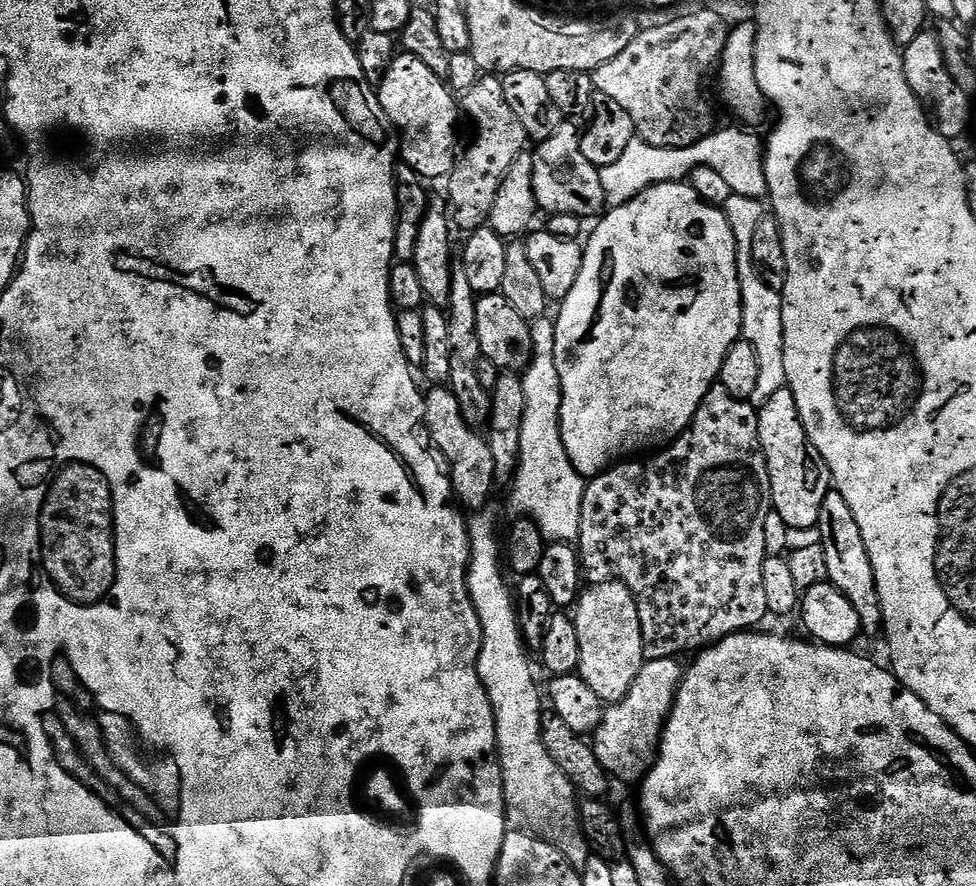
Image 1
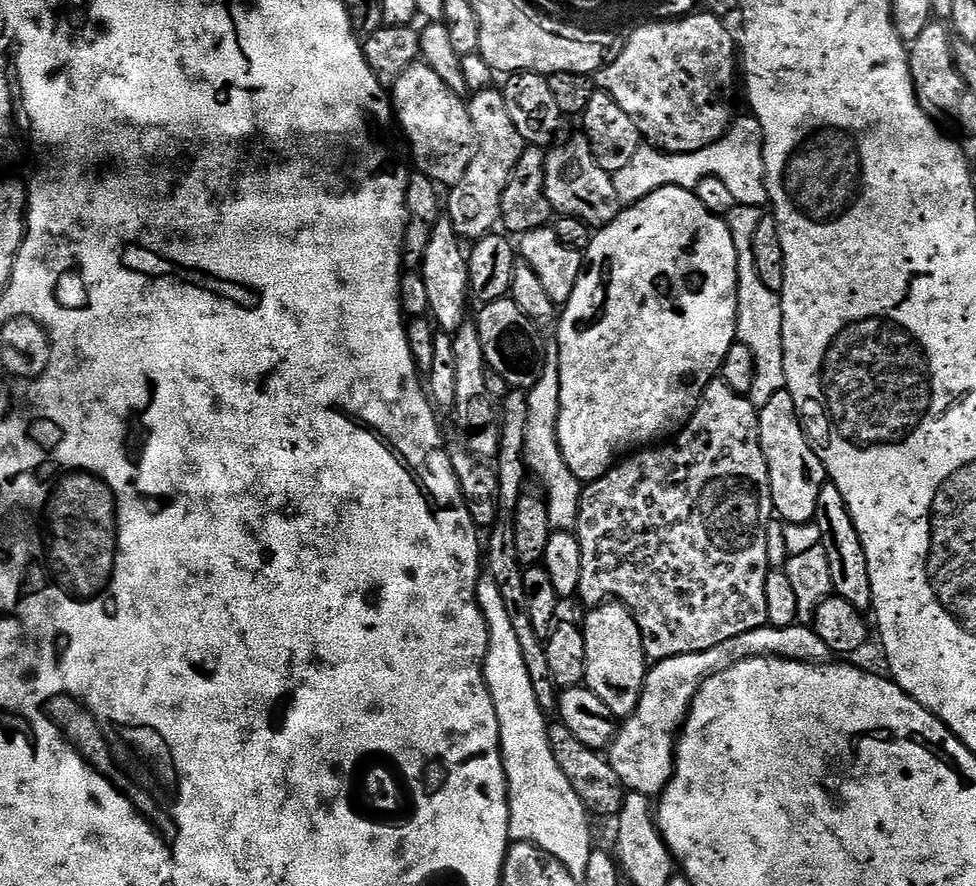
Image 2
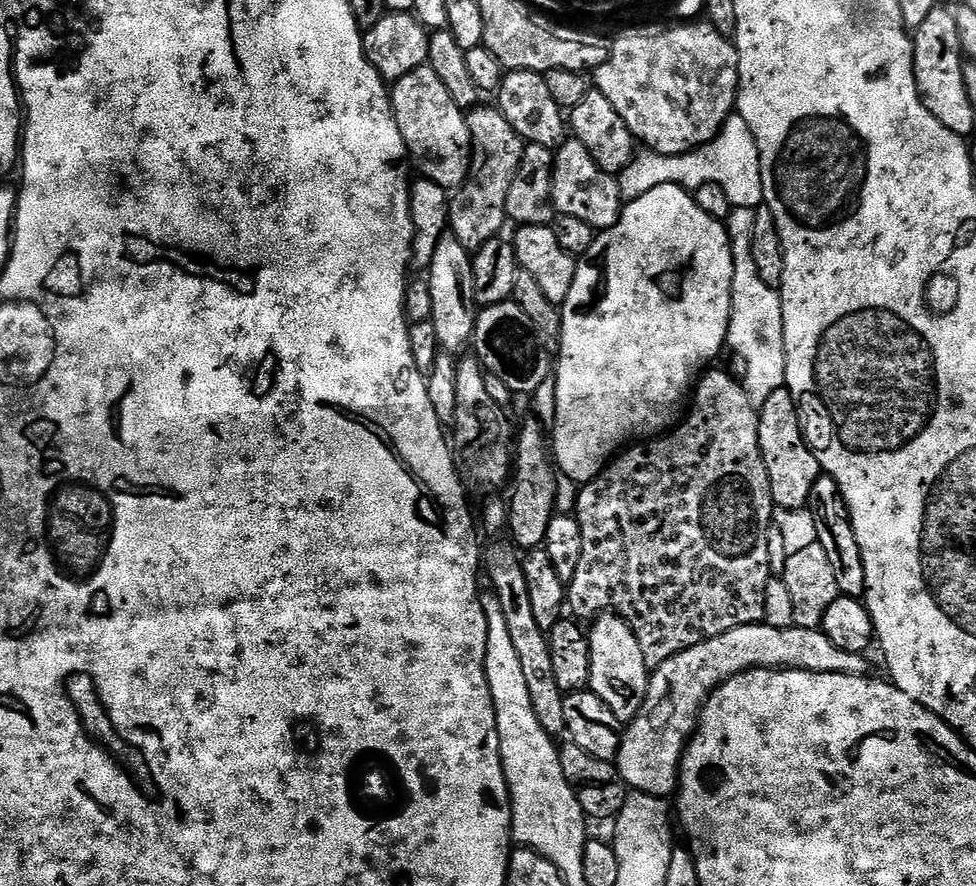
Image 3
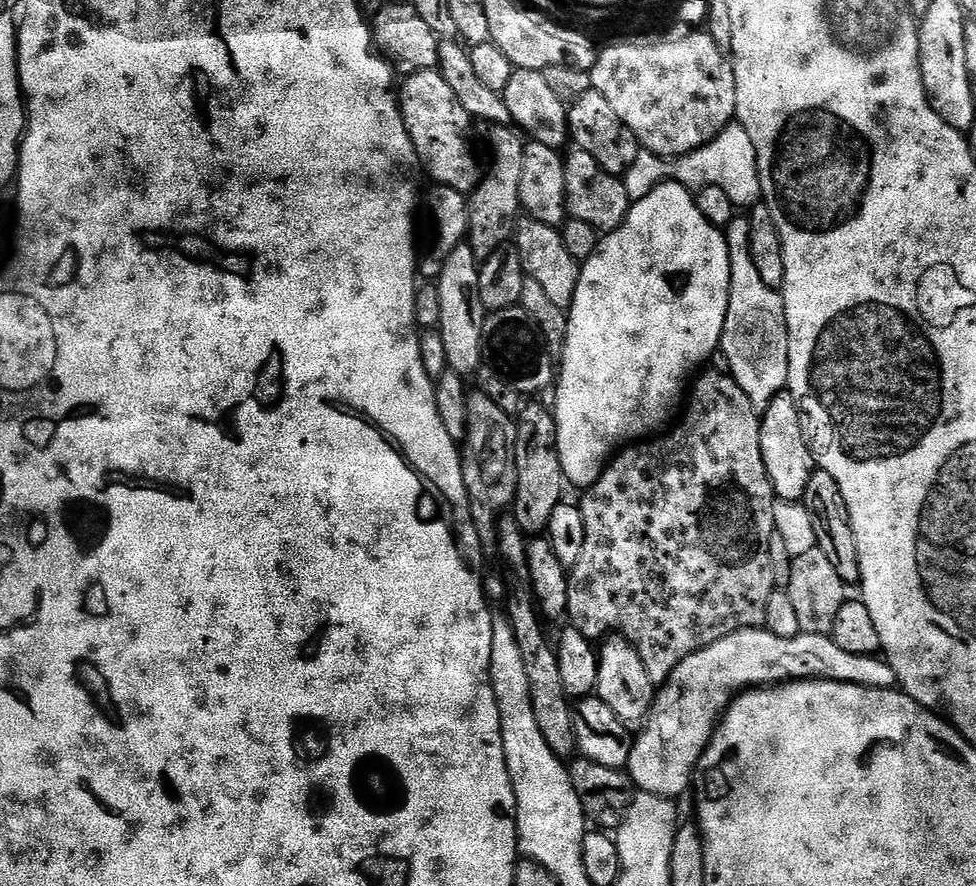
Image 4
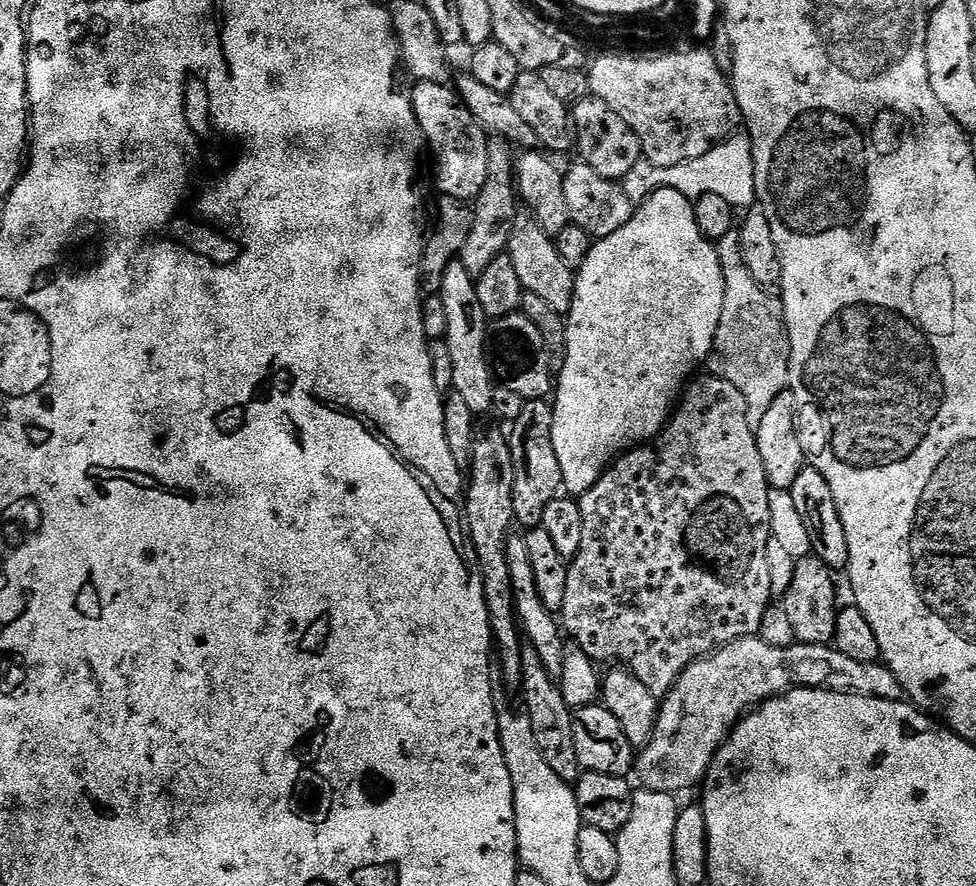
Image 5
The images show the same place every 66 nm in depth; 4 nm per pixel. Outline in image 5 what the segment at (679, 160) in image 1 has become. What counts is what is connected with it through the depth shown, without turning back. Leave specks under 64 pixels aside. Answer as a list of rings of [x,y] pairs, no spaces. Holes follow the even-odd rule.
[[[729,135],[715,144],[702,158],[686,160],[683,164],[635,164],[622,181],[624,193],[634,202],[642,202],[658,188],[673,188],[682,195],[695,198],[702,194],[718,194],[734,206],[752,206],[756,204],[756,187],[754,186],[754,164],[752,162],[752,141],[747,135]]]

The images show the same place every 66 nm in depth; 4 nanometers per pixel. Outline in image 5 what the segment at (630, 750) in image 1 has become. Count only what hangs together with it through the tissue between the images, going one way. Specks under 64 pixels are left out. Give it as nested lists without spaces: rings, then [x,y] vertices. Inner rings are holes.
[[[759,635],[743,636],[732,644],[717,648],[711,656],[695,660],[674,682],[667,696],[659,701],[656,725],[648,743],[639,749],[634,760],[635,775],[640,775],[639,783],[652,791],[664,791],[681,794],[687,788],[701,783],[708,775],[708,767],[719,750],[720,745],[728,739],[728,733],[744,719],[746,713],[770,700],[781,696],[793,688],[827,688],[830,692],[856,692],[860,696],[877,696],[883,700],[901,699],[902,693],[898,678],[883,663],[867,664],[854,662],[846,658],[835,646],[827,644],[808,645],[794,643],[788,648],[770,646],[770,642],[760,639]]]

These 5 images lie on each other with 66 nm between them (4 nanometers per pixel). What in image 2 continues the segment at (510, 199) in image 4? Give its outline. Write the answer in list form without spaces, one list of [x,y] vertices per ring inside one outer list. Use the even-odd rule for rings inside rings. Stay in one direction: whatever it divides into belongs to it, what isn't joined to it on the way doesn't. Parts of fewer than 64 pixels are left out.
[[[493,86],[481,92],[471,93],[467,101],[470,122],[476,135],[476,152],[472,156],[470,166],[466,166],[466,174],[462,182],[451,185],[446,196],[446,218],[454,226],[461,241],[475,242],[493,231],[492,227],[500,224],[502,210],[502,194],[506,190],[506,182],[525,150],[522,134],[514,126],[510,118],[510,110],[506,110],[506,98],[499,87]]]

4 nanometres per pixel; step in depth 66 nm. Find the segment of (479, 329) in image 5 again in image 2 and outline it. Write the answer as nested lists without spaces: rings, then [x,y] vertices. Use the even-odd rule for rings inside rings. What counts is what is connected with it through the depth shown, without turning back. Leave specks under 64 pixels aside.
[[[447,218],[436,221],[434,230],[426,242],[426,250],[419,272],[426,282],[426,291],[430,297],[428,310],[435,327],[441,332],[455,334],[469,315],[468,261],[465,245]]]

